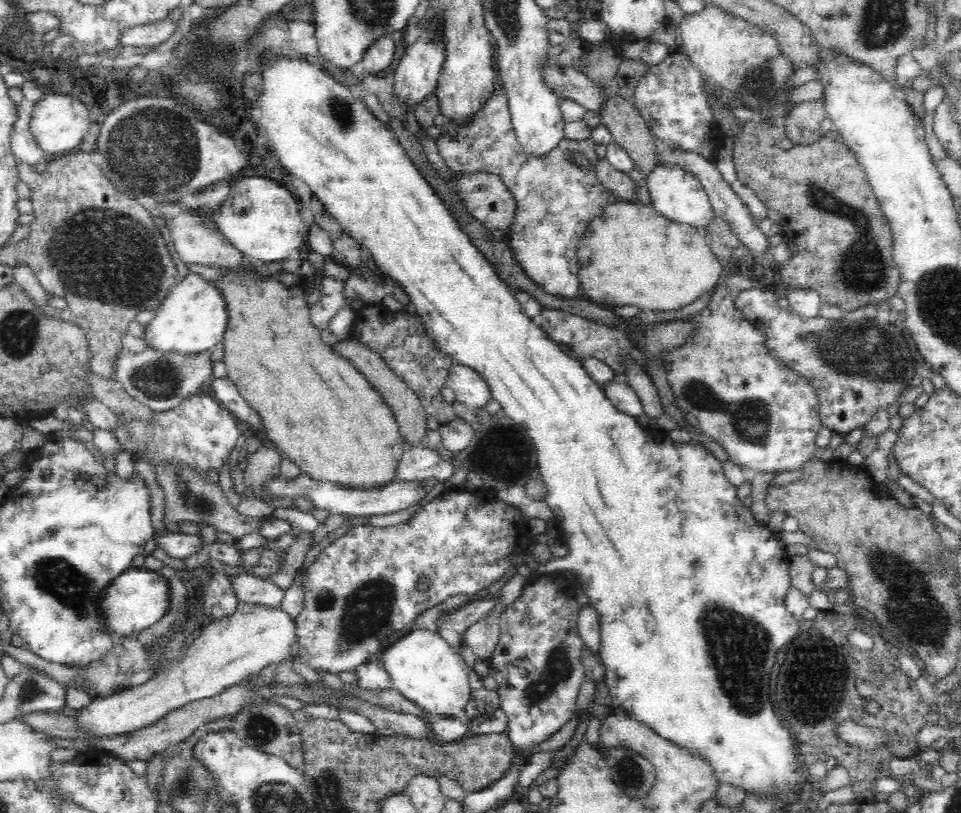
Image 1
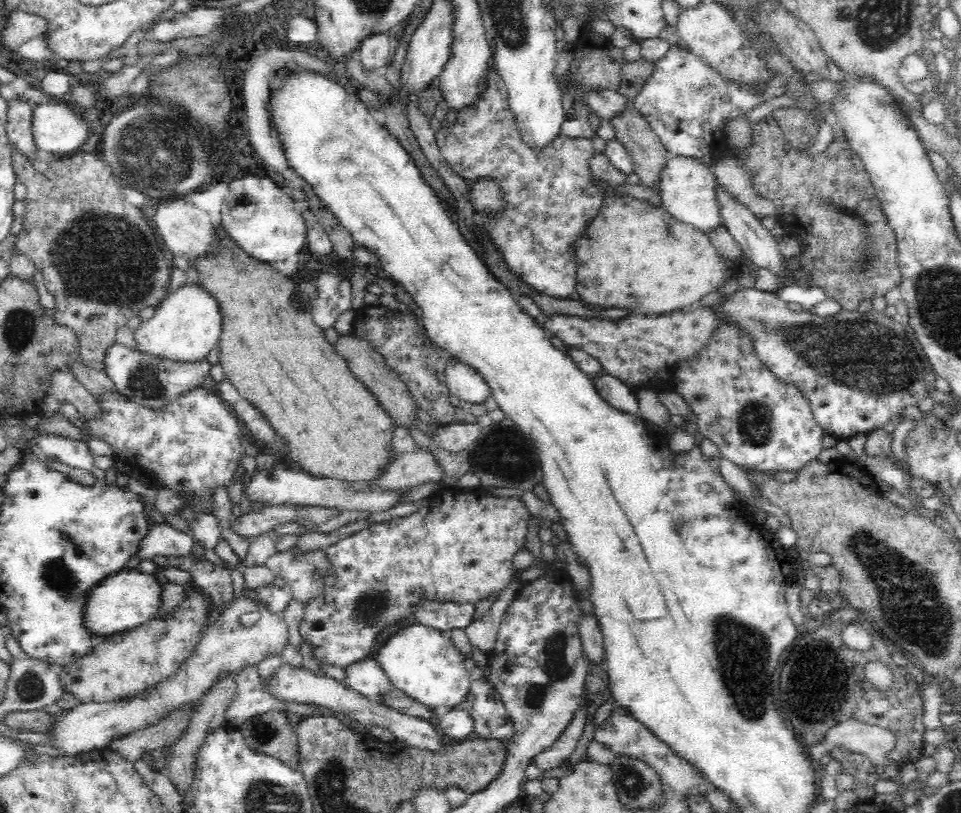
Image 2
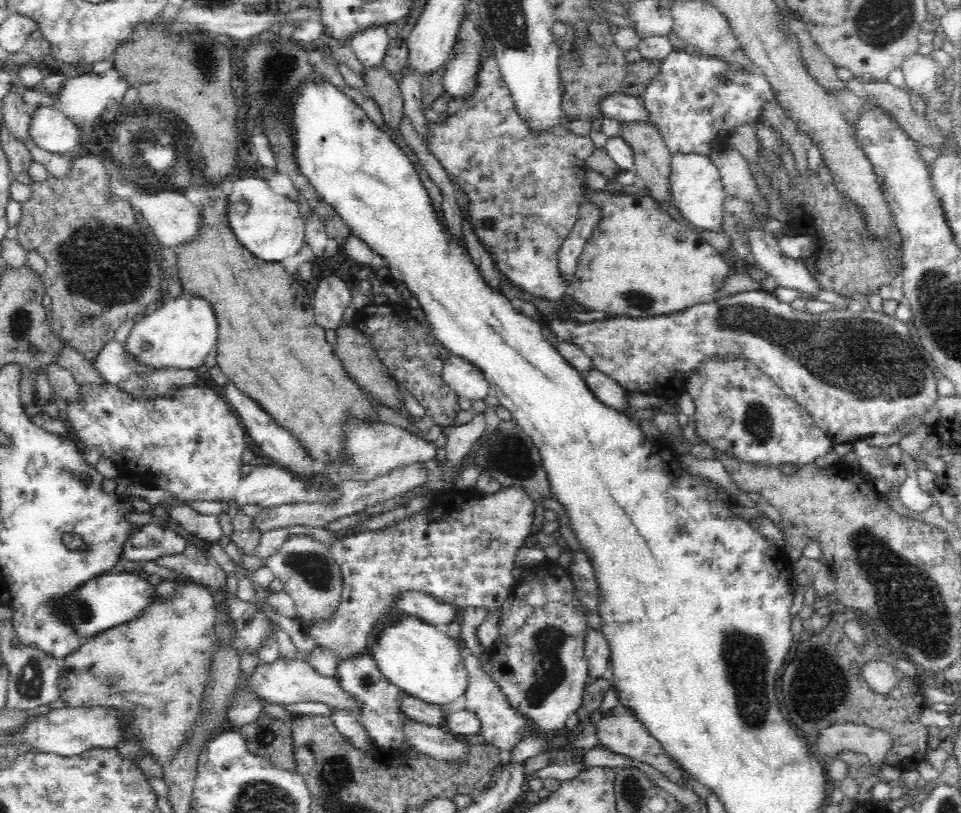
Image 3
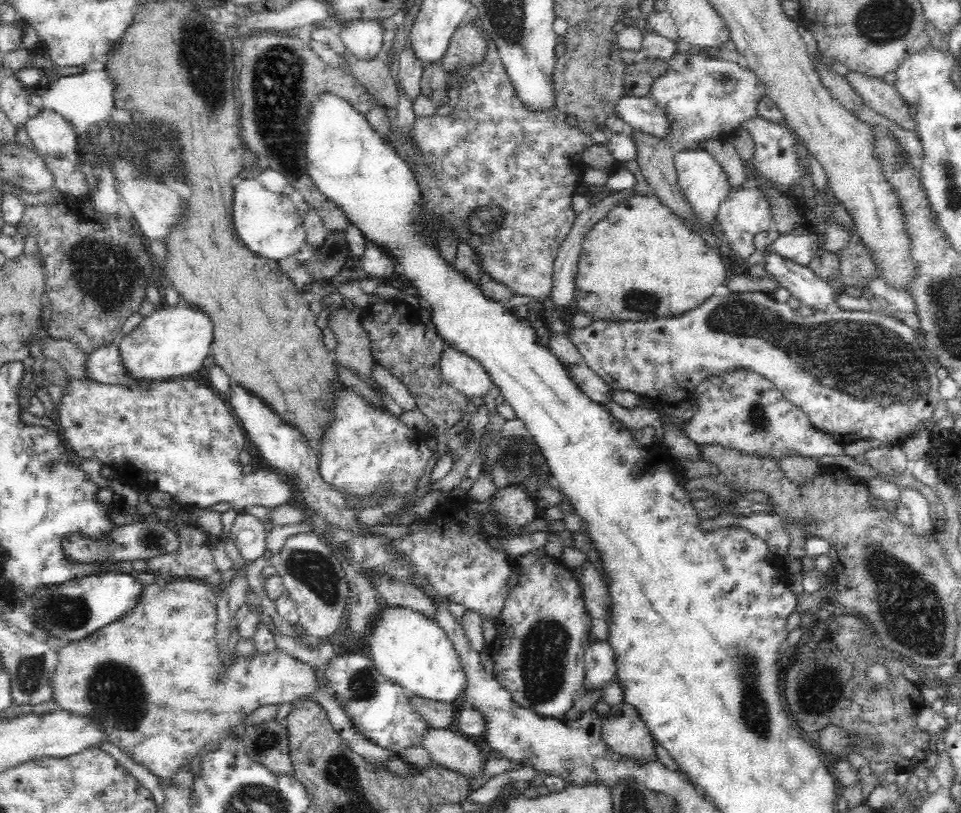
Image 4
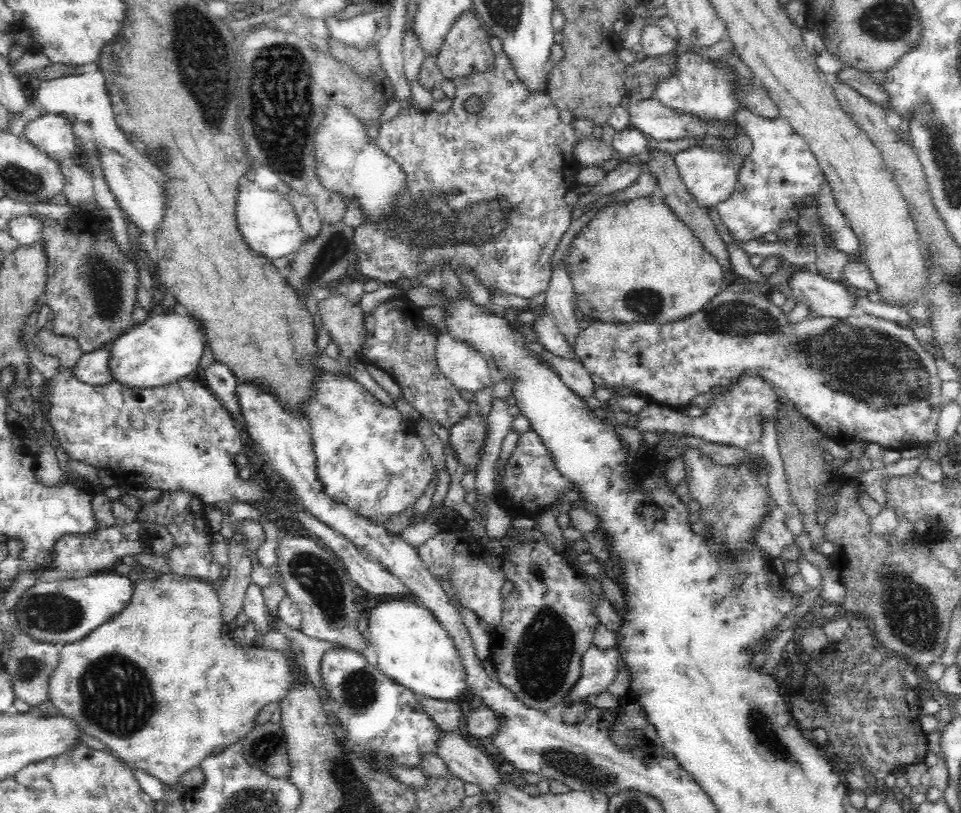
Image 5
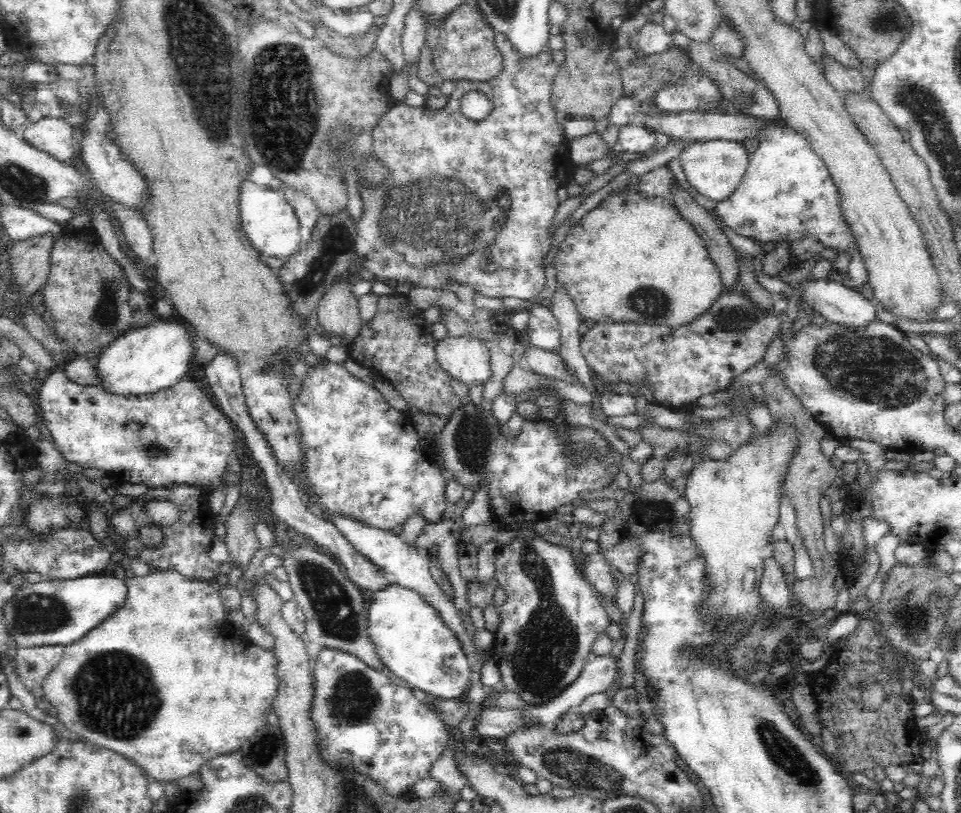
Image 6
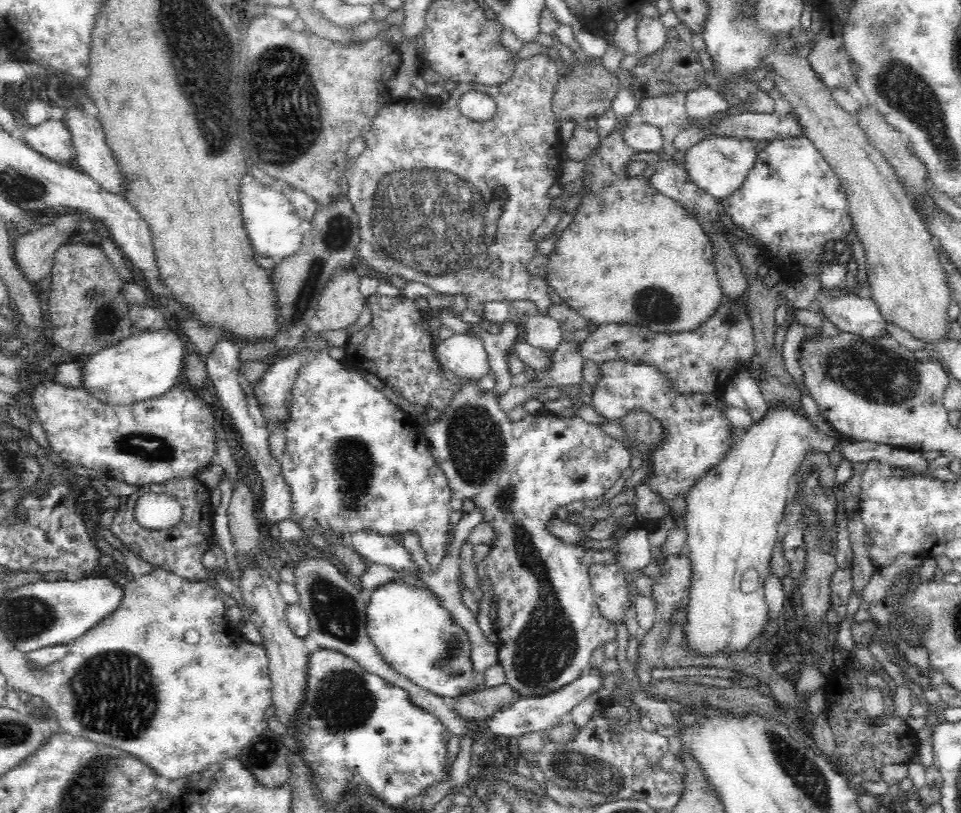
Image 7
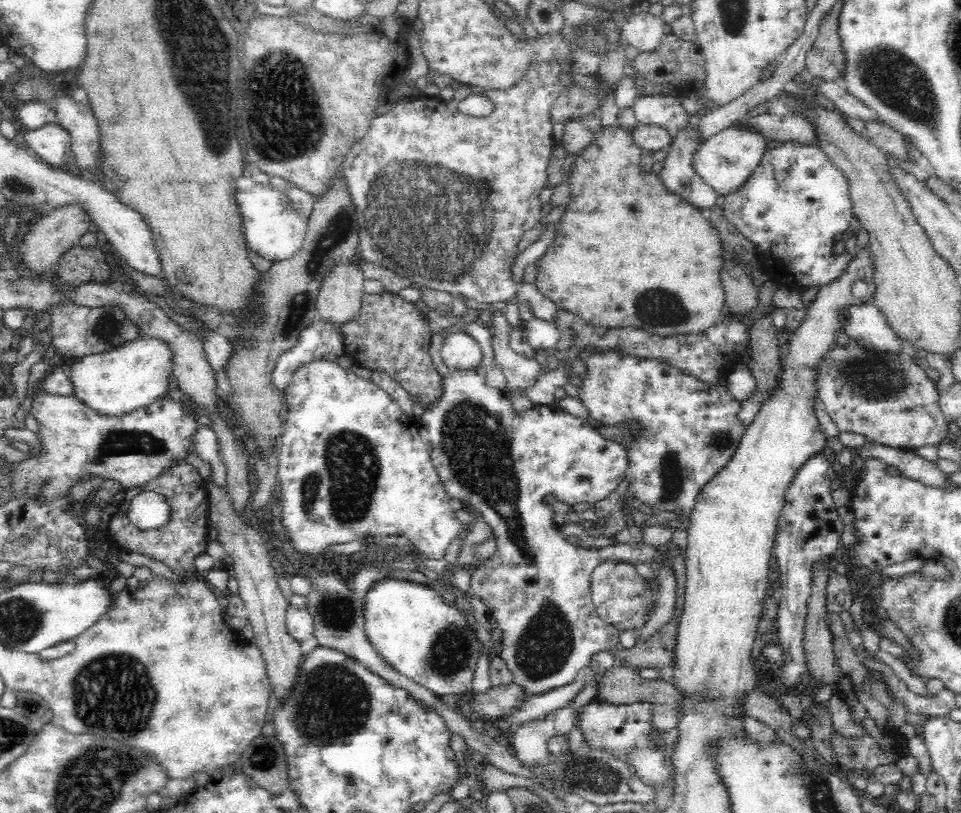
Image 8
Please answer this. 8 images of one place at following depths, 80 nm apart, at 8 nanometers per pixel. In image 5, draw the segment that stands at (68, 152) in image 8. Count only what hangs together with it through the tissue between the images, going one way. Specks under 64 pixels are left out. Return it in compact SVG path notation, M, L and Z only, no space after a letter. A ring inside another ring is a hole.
M42 114L27 122L24 130L28 139L38 150L60 163L72 160L77 152L73 124L62 115Z

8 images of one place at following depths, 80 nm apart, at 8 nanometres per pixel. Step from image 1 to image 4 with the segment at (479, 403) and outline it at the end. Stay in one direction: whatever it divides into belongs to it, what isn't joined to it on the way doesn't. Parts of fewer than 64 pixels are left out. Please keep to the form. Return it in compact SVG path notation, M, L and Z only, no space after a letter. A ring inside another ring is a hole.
M445 346L440 367L444 381L466 398L483 398L493 388L490 377L478 362L448 346Z

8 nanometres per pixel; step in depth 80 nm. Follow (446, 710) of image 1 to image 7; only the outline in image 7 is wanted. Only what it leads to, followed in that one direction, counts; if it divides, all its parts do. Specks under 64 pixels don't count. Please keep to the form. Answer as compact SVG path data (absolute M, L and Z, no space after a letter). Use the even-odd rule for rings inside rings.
M389 581L372 591L366 614L366 628L370 640L375 644L384 662L394 669L396 674L449 702L469 693L474 672L468 637L462 628L455 625L449 611L434 599L434 593L412 585Z

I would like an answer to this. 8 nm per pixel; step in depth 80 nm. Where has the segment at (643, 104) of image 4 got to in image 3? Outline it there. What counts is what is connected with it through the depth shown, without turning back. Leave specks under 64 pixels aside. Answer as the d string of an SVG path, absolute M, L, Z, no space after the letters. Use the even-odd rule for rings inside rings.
M624 93L607 94L598 102L597 107L602 119L618 122L638 122L647 120L648 115L639 101L639 97L632 97Z

